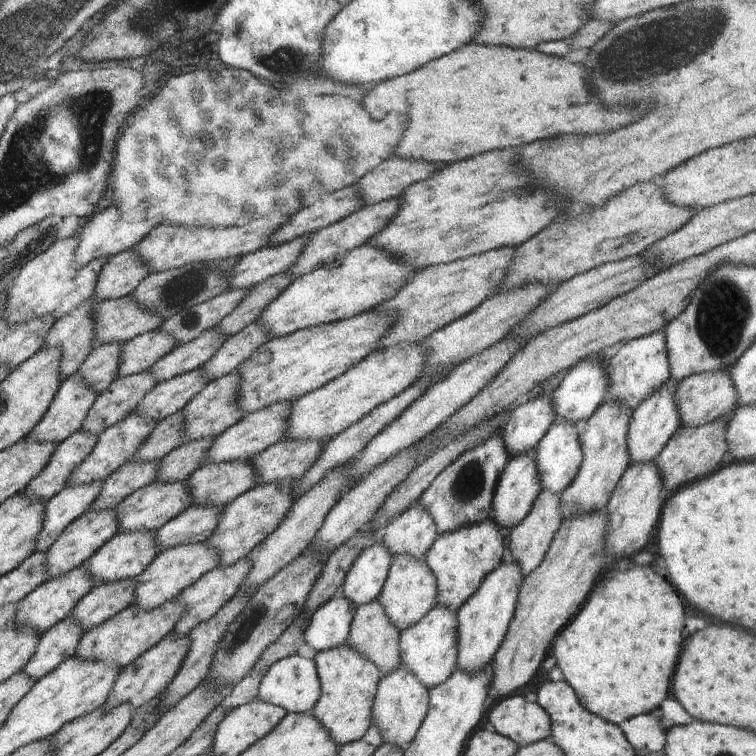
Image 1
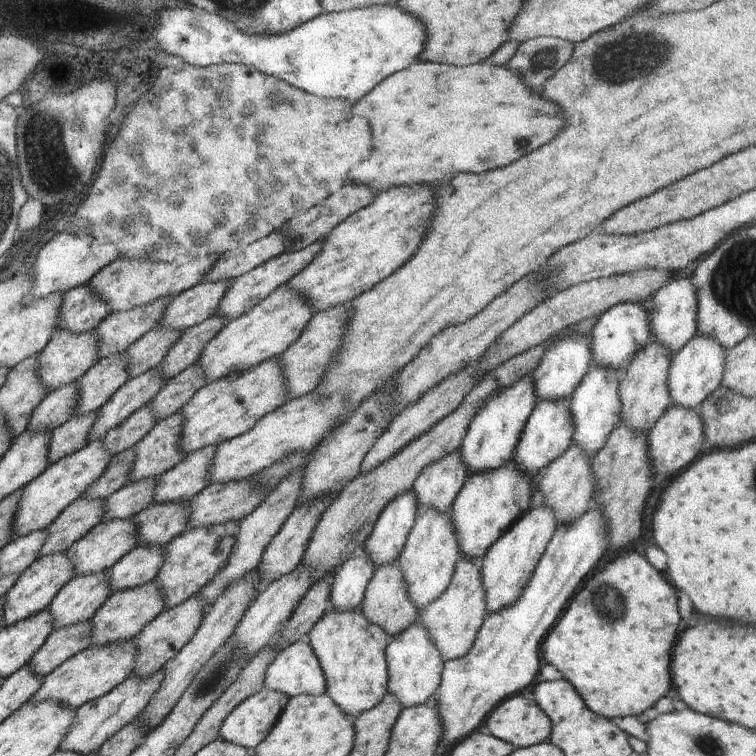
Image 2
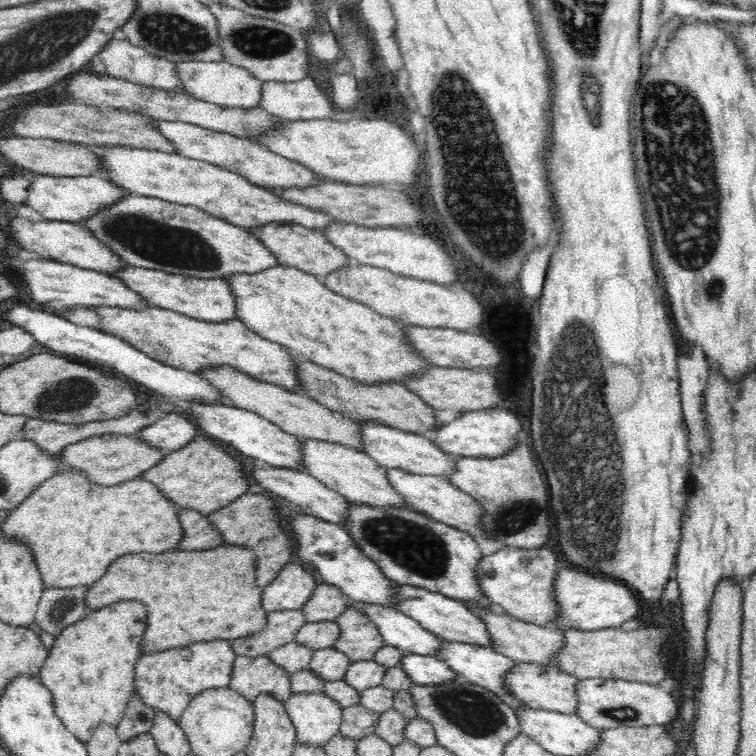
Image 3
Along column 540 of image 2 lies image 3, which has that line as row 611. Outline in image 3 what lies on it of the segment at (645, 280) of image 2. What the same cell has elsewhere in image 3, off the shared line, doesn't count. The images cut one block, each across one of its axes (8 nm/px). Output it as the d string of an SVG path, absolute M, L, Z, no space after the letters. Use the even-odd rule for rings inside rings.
M323 583L312 591L308 602L302 606L301 611L306 622L334 621L347 606L353 603L353 598L344 594L340 588Z

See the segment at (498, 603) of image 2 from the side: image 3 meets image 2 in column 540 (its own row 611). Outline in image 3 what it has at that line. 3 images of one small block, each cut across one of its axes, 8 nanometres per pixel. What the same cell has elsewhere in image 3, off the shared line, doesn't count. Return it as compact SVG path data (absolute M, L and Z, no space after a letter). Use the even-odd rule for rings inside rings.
M506 547L480 558L475 574L481 591L494 607L524 622L552 626L558 612L553 592L559 570L558 556L548 548Z

